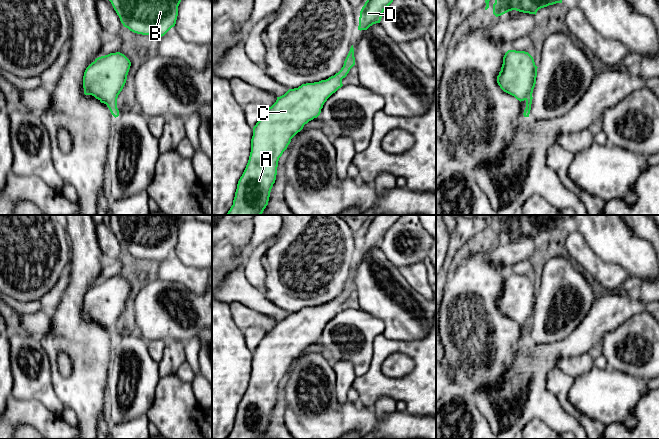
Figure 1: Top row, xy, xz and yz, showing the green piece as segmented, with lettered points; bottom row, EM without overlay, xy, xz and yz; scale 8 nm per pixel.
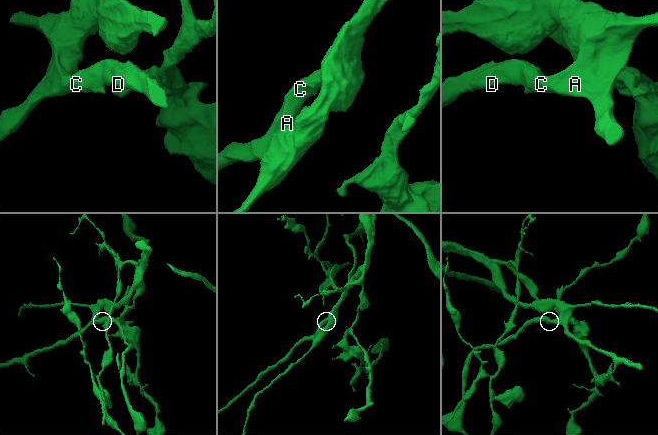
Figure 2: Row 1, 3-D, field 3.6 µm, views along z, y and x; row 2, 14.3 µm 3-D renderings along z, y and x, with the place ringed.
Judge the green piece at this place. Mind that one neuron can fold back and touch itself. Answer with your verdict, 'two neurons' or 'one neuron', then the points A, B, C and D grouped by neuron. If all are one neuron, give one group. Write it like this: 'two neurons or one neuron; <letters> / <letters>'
one neuron; A B C D

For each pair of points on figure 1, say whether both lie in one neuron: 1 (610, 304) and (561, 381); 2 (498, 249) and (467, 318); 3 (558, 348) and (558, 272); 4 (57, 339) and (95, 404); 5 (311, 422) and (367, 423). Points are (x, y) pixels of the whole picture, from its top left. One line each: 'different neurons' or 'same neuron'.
1: different neurons
2: different neurons
3: different neurons
4: same neuron
5: same neuron

